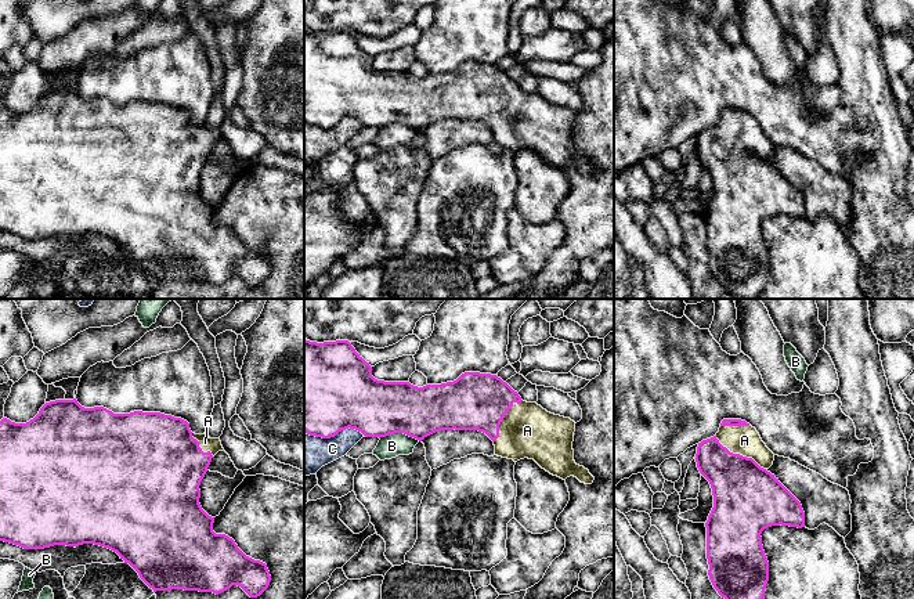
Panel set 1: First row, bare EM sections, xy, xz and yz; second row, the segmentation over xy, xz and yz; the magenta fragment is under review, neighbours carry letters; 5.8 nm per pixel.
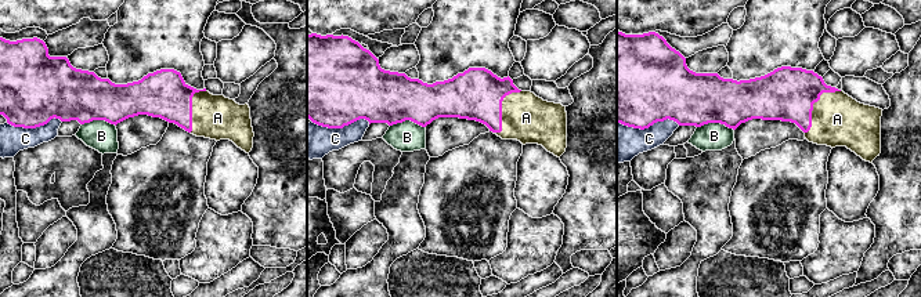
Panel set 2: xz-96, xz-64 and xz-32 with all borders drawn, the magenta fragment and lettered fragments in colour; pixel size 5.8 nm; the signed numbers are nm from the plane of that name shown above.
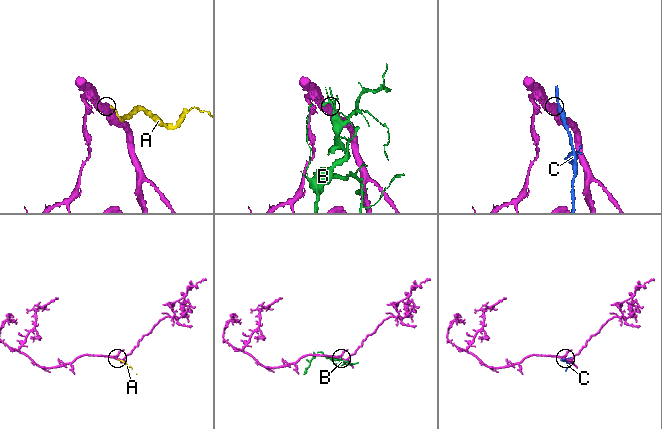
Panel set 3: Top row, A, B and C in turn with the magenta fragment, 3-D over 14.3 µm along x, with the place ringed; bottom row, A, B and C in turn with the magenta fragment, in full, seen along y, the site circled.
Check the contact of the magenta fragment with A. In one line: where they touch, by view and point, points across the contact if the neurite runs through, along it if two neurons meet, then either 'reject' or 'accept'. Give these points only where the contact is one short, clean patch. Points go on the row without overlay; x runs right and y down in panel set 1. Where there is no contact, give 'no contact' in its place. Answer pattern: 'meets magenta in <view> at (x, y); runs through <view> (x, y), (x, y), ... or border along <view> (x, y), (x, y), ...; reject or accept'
meets magenta in yz at (739, 144); accept

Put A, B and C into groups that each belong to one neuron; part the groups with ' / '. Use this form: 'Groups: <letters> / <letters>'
Groups: A / B / C

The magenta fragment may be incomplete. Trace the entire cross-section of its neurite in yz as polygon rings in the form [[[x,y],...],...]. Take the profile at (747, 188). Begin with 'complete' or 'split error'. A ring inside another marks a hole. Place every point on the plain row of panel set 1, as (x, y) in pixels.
split error; [[[723,109],[719,122],[697,137],[697,158],[709,172],[714,185],[714,198],[705,213],[708,266],[722,288],[743,299],[758,299],[765,289],[769,252],[762,221],[780,214],[805,217],[801,192],[767,160],[773,151],[774,144],[756,119],[741,109]]]

